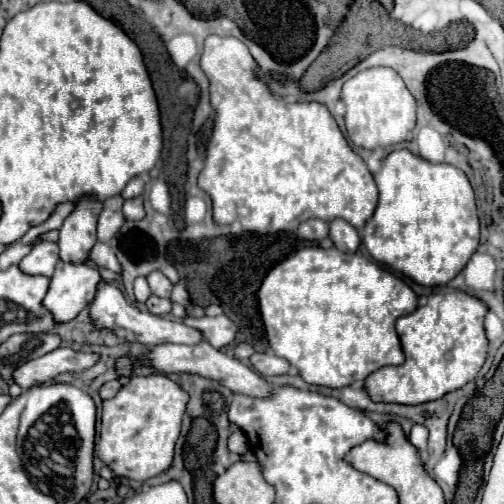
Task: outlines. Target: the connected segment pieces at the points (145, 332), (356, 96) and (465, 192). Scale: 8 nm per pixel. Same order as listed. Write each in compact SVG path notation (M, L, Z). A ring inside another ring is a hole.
M100 281L98 283L98 289L96 289L96 297L90 305L90 321L94 325L94 329L108 329L112 331L116 337L120 337L122 341L136 341L136 343L142 343L146 347L156 347L156 345L162 345L162 343L196 343L196 341L202 341L202 333L180 323L180 321L174 321L174 319L168 319L168 317L156 317L148 311L142 311L136 303L130 303L124 293L112 285L112 283L106 283L106 281Z
M372 67L360 71L344 83L342 101L346 103L346 133L356 147L372 151L376 147L386 149L390 145L398 145L416 125L416 101L394 69Z
M400 149L392 151L384 159L384 165L374 175L374 181L380 191L380 201L374 215L366 221L362 229L362 243L368 249L368 253L378 263L388 265L395 273L408 277L424 287L446 285L450 279L454 279L466 267L480 239L474 191L466 175L454 165L448 163L432 165L418 155L412 155L408 149Z

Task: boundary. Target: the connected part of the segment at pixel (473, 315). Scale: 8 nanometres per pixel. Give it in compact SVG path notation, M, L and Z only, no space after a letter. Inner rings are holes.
M434 293L426 305L396 321L406 361L398 367L380 367L364 381L364 389L372 401L420 405L442 399L446 393L474 381L488 357L488 339L484 333L484 315L488 307L464 293Z

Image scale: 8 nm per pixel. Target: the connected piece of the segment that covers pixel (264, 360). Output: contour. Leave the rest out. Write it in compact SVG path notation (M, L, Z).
M264 351L264 353L254 353L250 357L252 367L262 375L262 377L270 377L270 375L284 375L288 371L288 361L284 361L282 357L276 357L272 351Z

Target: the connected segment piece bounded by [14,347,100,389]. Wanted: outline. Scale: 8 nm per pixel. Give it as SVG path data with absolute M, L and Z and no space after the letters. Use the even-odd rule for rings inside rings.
M60 347L60 349L48 353L40 359L24 363L20 369L16 369L14 381L22 389L30 389L32 385L46 383L60 373L78 375L80 371L86 371L92 365L96 365L98 359L100 359L100 355L92 353L92 351L84 353L84 351L74 351L74 349L68 349L68 347Z

